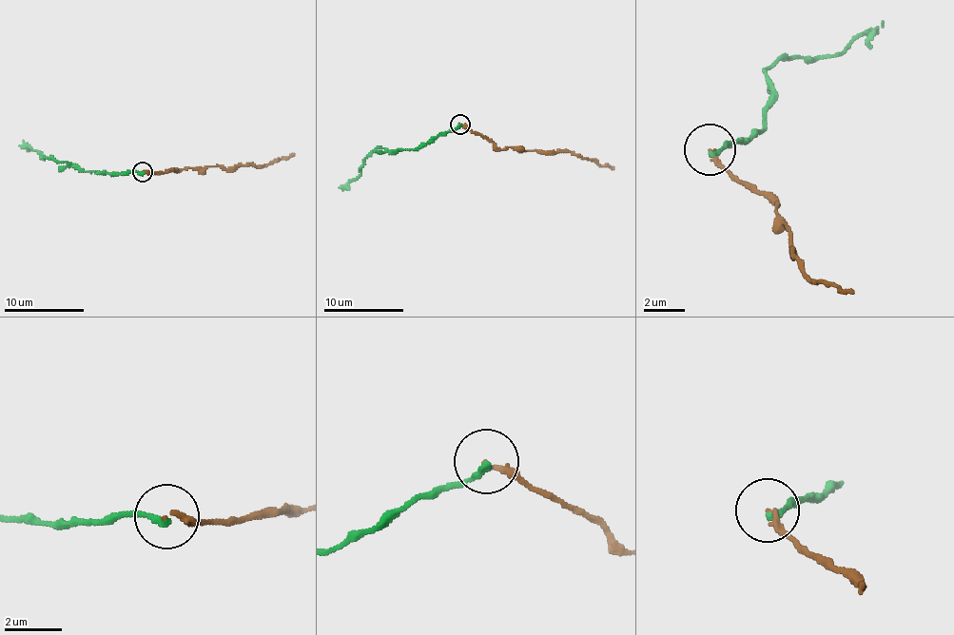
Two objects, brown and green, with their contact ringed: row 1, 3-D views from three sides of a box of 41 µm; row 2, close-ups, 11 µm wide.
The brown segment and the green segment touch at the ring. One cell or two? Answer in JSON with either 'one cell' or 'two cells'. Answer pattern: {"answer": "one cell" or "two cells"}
{"answer": "two cells"}

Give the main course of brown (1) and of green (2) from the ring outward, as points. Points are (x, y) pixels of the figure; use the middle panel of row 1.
1: (459, 124), (501, 150), (517, 147), (555, 153), (574, 152), (613, 168)
2: (459, 124), (416, 149), (391, 152), (377, 148), (364, 160), (357, 177), (342, 189)

